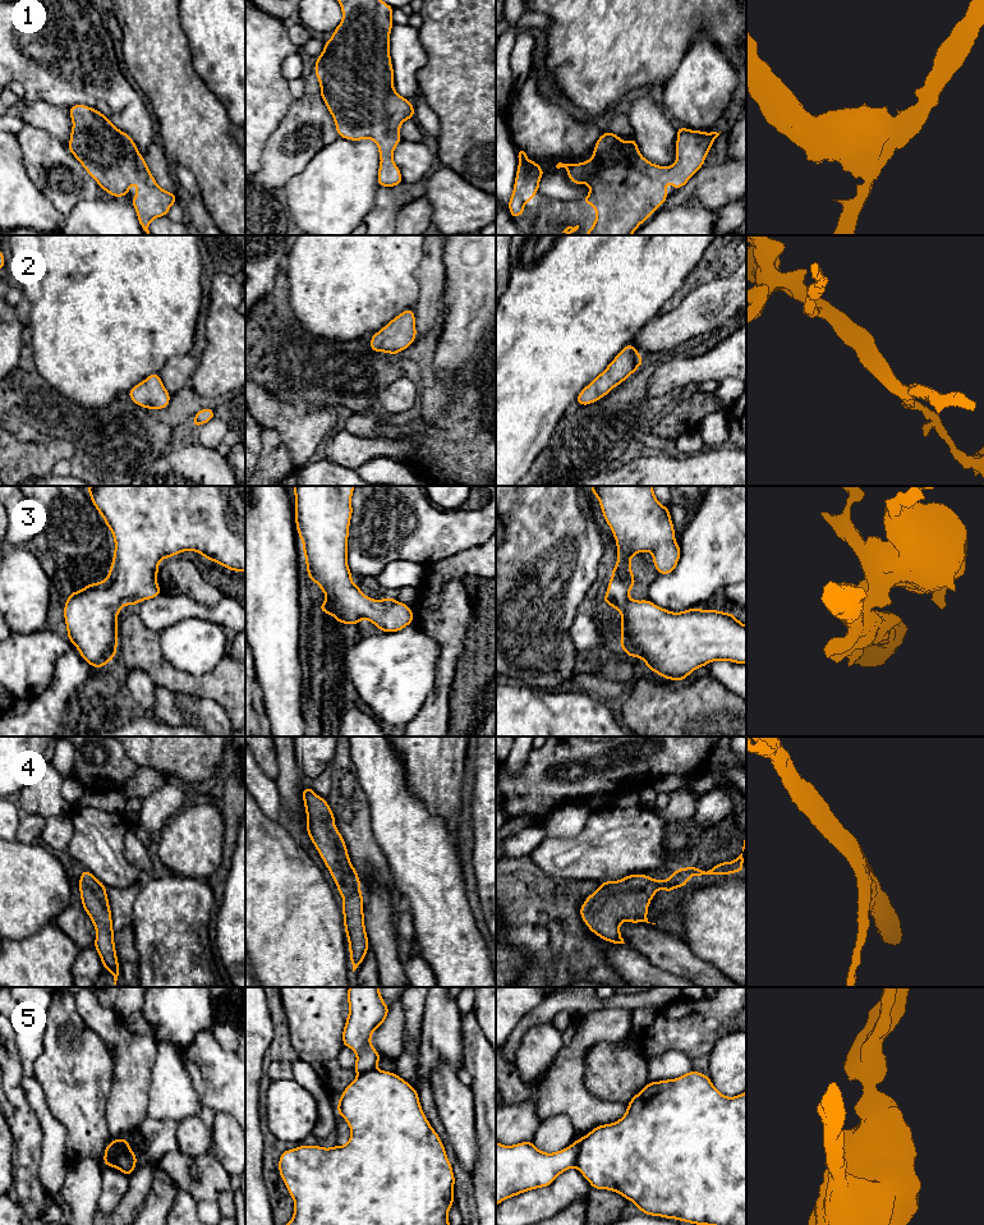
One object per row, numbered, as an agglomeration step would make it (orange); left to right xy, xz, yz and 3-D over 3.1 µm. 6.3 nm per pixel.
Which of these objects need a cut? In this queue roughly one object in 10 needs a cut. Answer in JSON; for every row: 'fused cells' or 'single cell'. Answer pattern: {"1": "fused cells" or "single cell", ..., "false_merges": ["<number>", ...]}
{"1": "single cell", "2": "single cell", "3": "single cell", "4": "single cell", "5": "fused cells", "false_merges": ["5"]}

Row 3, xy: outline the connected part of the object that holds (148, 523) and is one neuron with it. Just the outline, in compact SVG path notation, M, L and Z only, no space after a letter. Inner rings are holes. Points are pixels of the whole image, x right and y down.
M89 486L89 497L111 531L115 550L107 578L68 595L64 619L68 639L93 667L110 662L118 648L118 620L124 605L133 606L162 593L157 586L158 563L183 551L196 551L234 572L245 572L245 486Z

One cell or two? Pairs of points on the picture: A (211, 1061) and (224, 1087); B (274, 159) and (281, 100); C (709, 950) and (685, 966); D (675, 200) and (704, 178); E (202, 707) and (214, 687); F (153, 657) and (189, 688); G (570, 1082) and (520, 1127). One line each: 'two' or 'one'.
A: one
B: two
C: two
D: one
E: two
F: one
G: two

